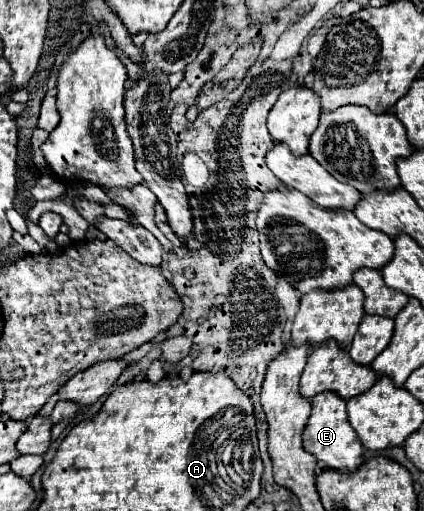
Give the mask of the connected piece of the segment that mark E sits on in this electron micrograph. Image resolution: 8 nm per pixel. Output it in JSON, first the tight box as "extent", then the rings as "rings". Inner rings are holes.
{"extent":[304,392,364,472],"rings":[[[322,392],[312,398],[312,414],[304,428],[304,446],[320,462],[324,462],[326,468],[352,472],[362,464],[364,448],[362,448],[362,442],[358,440],[354,428],[348,422],[344,398],[338,398],[338,394],[334,394],[334,392]]]}

